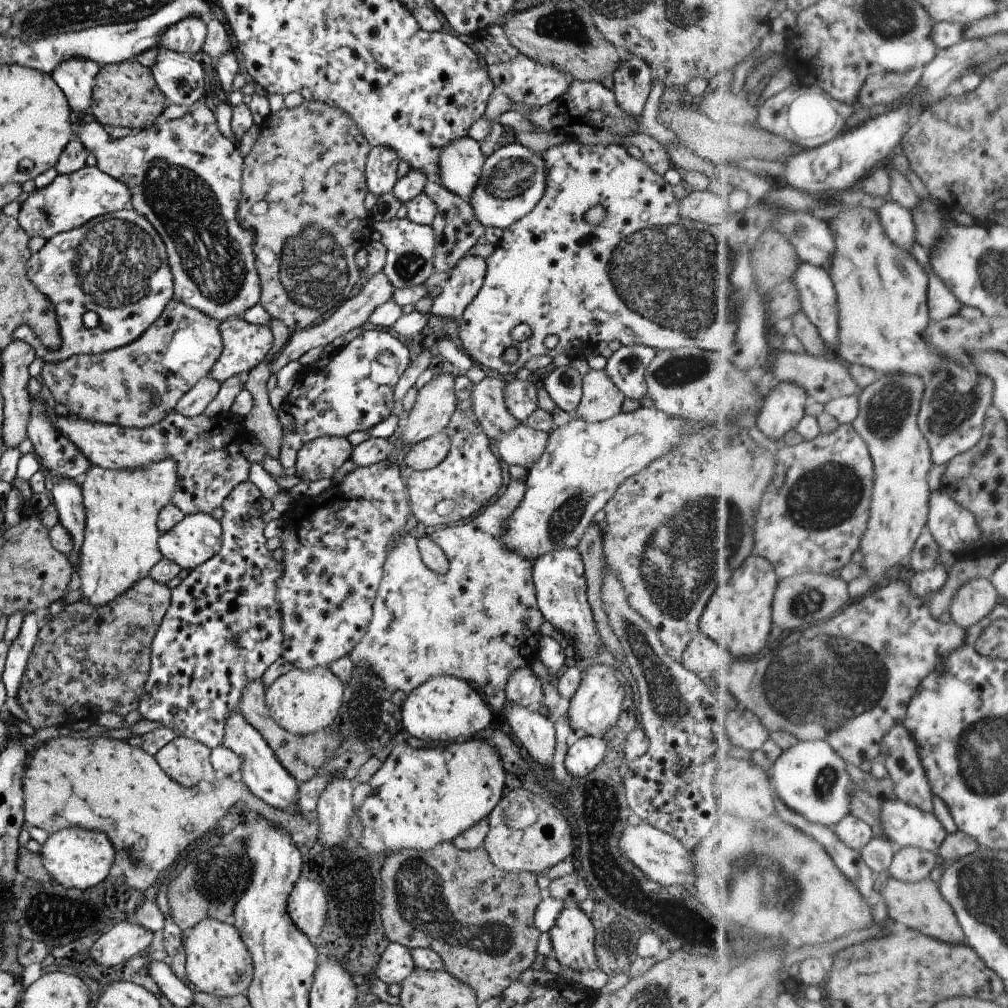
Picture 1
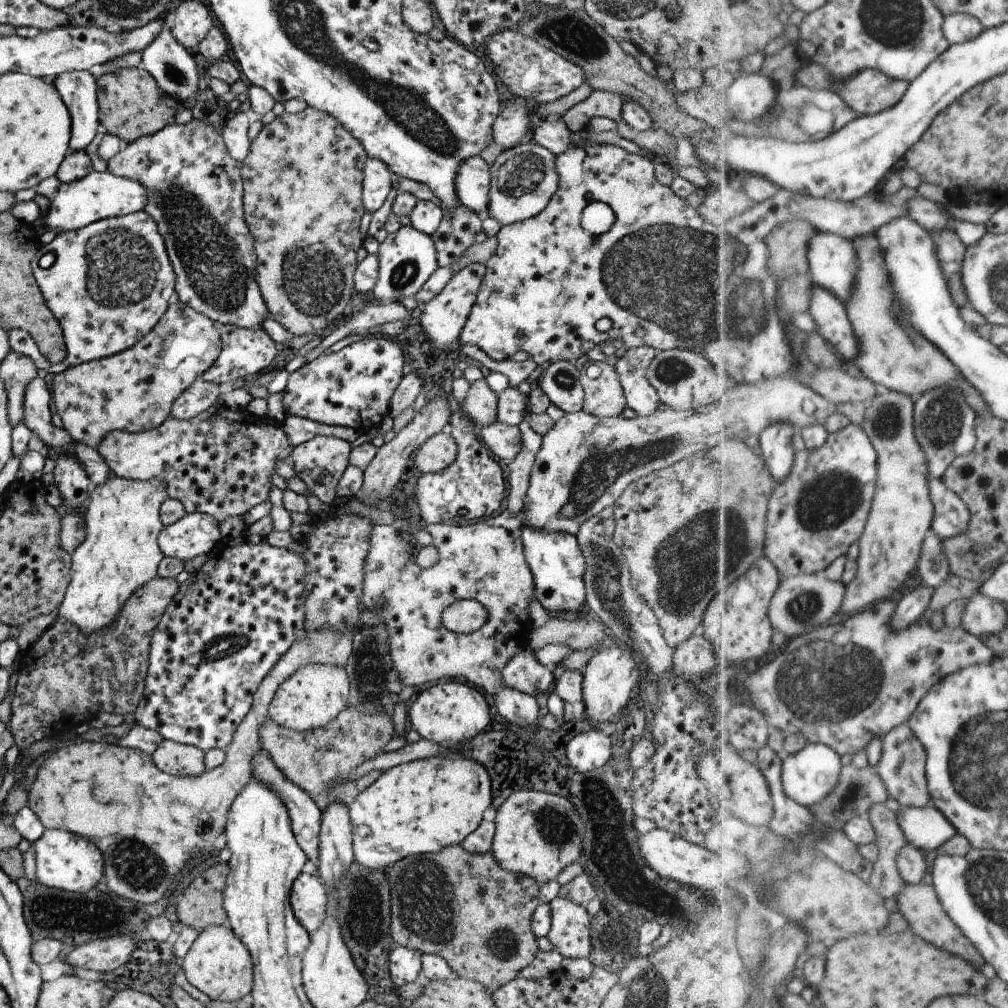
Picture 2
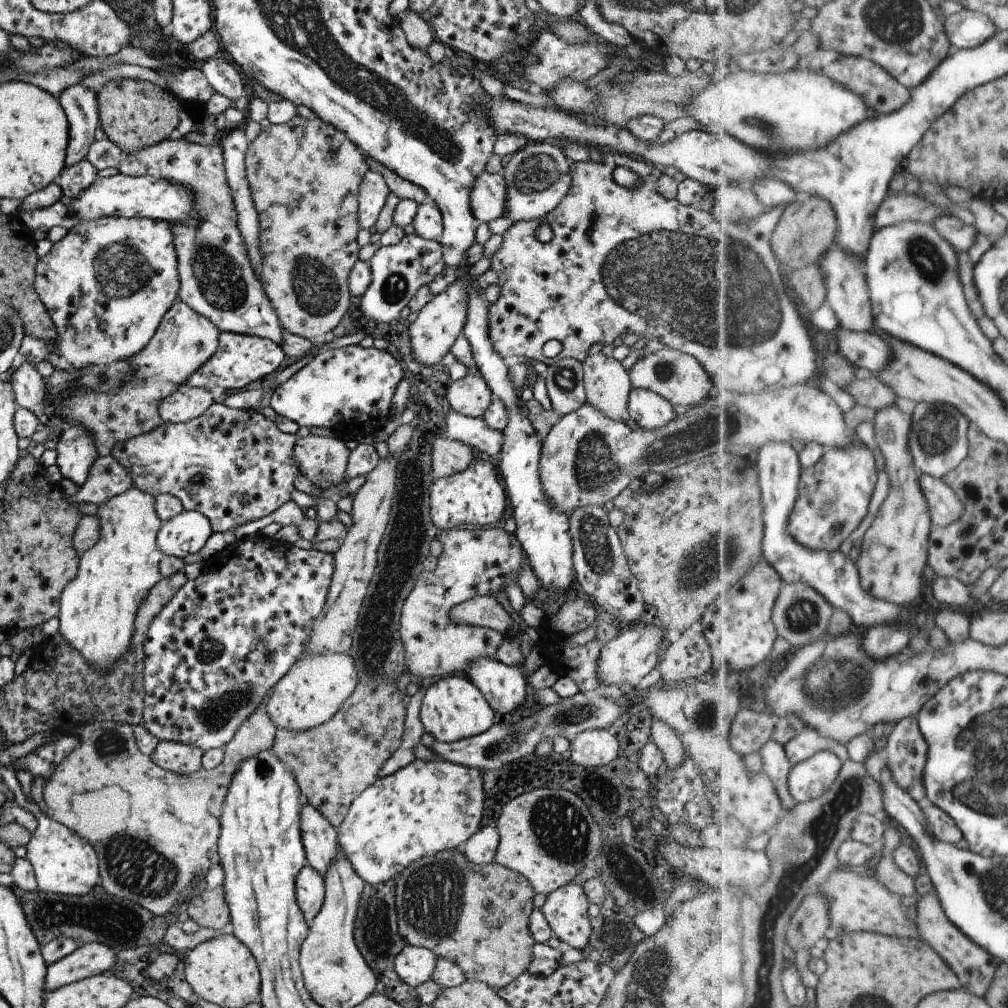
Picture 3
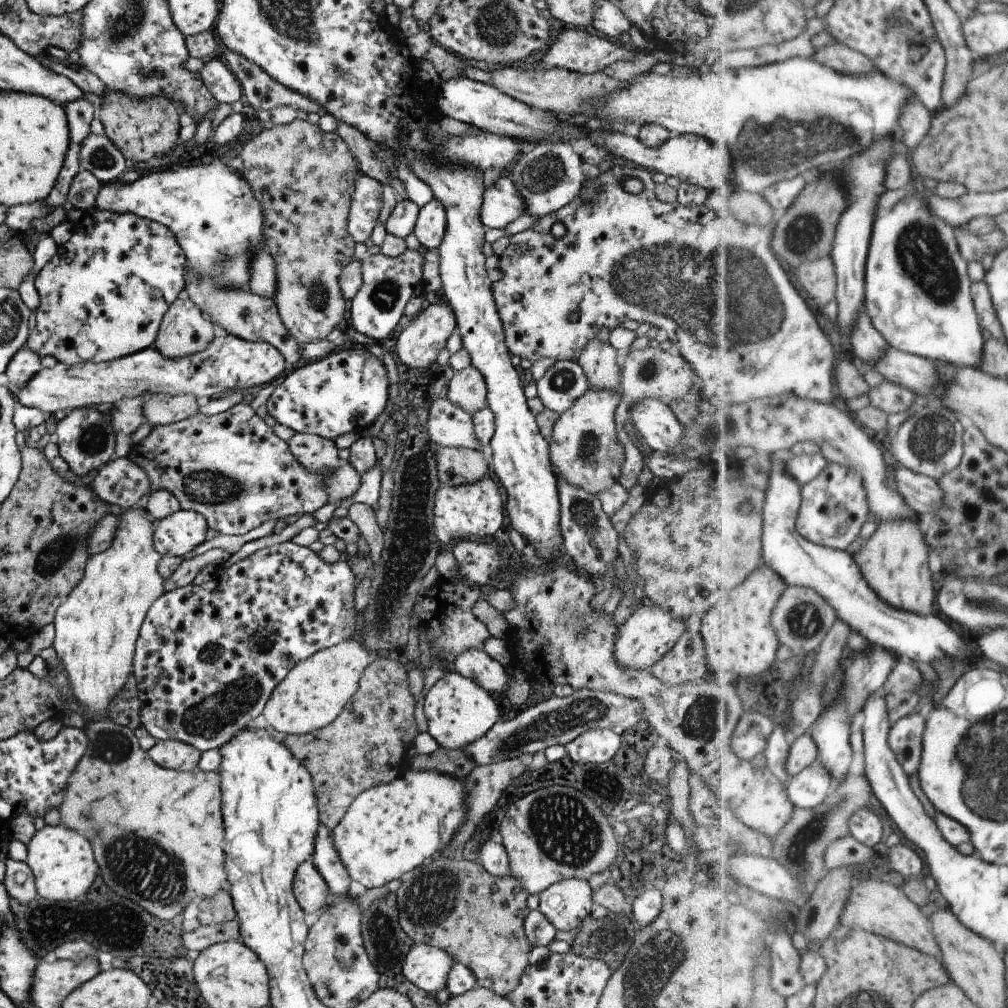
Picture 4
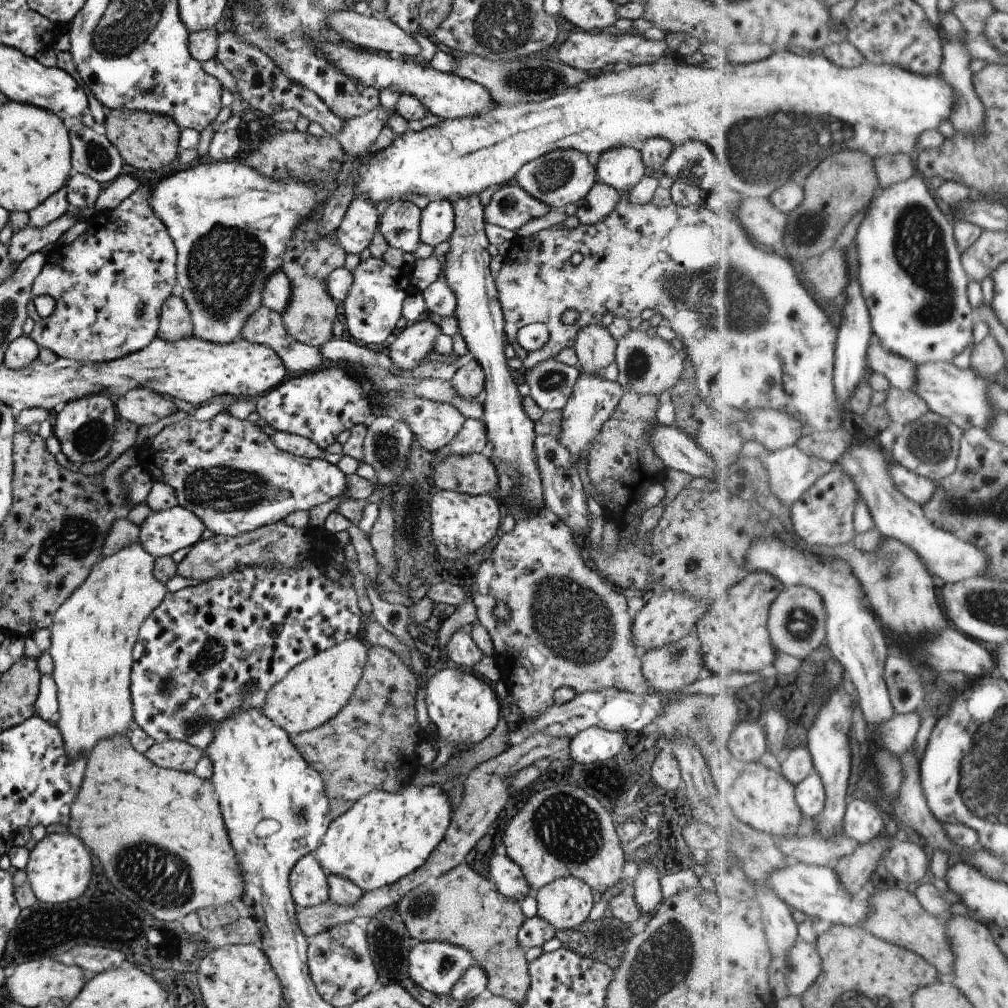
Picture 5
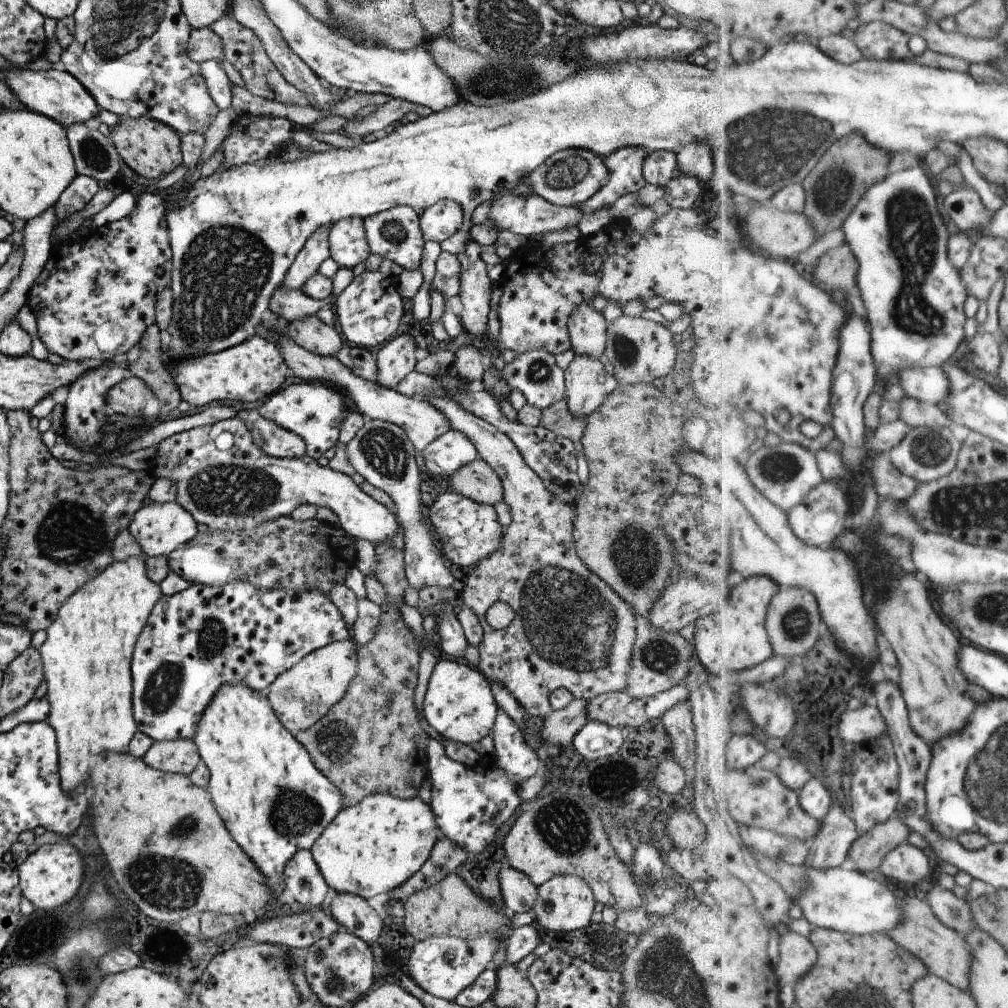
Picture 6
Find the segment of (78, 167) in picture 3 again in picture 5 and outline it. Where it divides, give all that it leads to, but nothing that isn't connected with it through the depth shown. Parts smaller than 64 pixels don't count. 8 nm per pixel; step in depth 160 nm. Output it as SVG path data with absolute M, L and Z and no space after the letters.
M72 172L65 184L66 199L68 200L69 207L77 208L79 211L91 209L102 187L90 176Z

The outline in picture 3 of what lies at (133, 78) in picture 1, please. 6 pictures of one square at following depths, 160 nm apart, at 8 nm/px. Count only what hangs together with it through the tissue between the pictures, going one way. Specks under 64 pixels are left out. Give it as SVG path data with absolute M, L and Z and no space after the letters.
M128 78L109 80L96 93L96 101L101 128L123 155L169 138L171 131L179 122L178 99L167 88L161 89L147 80Z

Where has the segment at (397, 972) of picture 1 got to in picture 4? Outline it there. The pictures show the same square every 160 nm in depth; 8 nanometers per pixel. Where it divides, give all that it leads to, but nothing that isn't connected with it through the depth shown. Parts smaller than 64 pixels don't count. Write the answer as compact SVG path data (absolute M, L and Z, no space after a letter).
M414 943L407 951L401 972L413 986L434 994L445 987L452 964L452 958L444 950L425 943Z

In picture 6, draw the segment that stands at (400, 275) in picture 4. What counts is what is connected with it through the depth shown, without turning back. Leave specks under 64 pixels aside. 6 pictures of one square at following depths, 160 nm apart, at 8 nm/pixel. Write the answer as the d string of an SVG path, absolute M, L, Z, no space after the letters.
M365 269L352 278L330 306L335 307L335 318L345 342L367 349L380 346L381 342L385 343L397 334L399 320L404 313L402 299L395 290L394 280L386 281L378 270Z

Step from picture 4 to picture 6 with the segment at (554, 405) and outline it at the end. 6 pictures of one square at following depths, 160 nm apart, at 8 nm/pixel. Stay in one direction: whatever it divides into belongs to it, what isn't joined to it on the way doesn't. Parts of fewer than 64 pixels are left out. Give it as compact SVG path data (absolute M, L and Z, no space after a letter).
M531 349L516 355L513 362L505 364L501 374L511 390L513 388L519 390L526 404L537 407L539 410L564 398L564 372L555 364L553 355L545 349Z

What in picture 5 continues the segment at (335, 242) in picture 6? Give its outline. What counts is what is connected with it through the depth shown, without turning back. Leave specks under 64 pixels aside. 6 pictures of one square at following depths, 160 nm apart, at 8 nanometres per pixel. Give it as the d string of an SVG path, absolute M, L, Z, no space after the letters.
M353 197L335 230L338 245L346 254L367 248L378 226L378 213L367 197Z

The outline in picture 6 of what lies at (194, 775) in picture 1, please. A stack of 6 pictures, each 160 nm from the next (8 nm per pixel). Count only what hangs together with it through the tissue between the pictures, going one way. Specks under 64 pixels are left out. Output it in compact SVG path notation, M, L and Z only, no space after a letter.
M191 739L153 741L149 750L141 757L151 768L171 774L188 775L200 761L197 747Z

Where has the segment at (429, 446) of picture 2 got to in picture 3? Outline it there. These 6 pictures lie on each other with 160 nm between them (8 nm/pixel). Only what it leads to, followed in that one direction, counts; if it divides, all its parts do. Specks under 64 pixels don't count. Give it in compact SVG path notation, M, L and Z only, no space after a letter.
M445 436L437 437L432 442L430 452L431 476L440 479L464 471L475 458L475 454L473 448L462 442Z

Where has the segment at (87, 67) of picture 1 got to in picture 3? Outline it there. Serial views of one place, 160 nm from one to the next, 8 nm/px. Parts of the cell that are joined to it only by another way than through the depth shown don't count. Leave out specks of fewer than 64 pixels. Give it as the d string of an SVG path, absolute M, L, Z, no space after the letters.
M77 83L61 91L57 99L68 122L68 141L64 158L64 166L68 167L83 159L87 154L88 146L94 141L93 132L97 128L98 121L96 93Z

